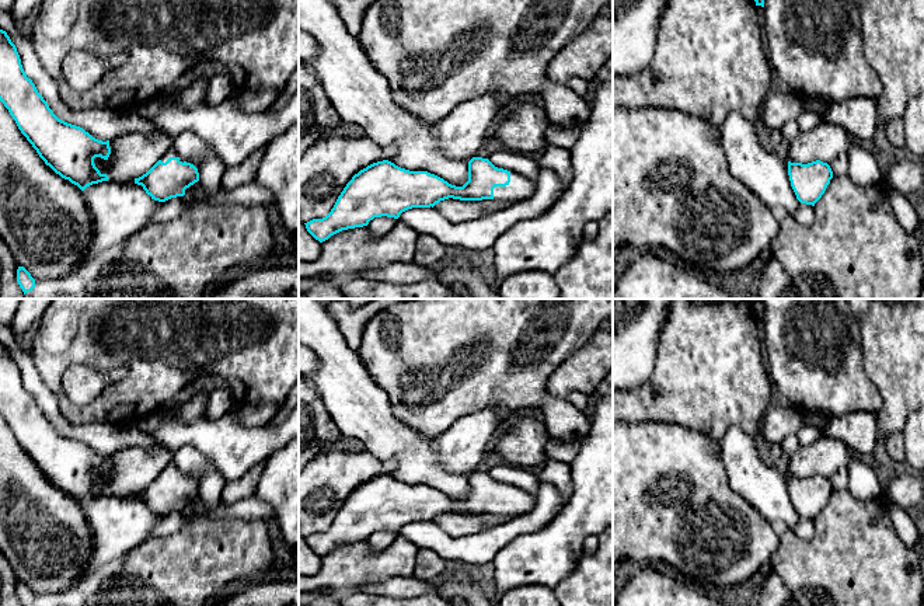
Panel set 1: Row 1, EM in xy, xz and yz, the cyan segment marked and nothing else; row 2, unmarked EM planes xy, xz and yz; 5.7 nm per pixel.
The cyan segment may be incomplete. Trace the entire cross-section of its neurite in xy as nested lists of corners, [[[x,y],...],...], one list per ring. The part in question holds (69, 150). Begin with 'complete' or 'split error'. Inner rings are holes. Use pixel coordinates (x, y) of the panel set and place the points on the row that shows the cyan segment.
complete | [[[0,29],[0,101],[39,157],[62,178],[69,180],[81,191],[109,180],[94,164],[95,157],[108,160],[111,154],[109,140],[98,140],[83,128],[67,123],[53,114],[32,80],[27,77],[17,48],[3,29]]]

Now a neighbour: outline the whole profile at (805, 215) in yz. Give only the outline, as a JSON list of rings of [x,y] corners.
[[[801,203],[801,206],[794,217],[799,224],[802,224],[805,227],[812,226],[815,223],[815,206]]]

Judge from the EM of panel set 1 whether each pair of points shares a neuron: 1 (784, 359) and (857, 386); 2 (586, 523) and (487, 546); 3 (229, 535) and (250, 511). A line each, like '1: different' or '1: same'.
1: same
2: different
3: different

